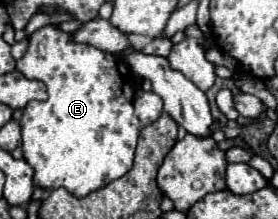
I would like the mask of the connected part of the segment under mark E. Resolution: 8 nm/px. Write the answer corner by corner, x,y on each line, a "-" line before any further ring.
54,25
42,27
30,35
28,51
16,69
28,79
40,79
48,87
46,101
32,101
26,105
20,127
22,127
22,149
24,159
34,167
34,185
42,189
64,187
74,197
86,197
92,191
106,187
110,181
126,175
132,169
134,149
140,133
140,119
134,115
134,77
128,65
112,53
98,51
90,45
70,41
70,33
60,31

